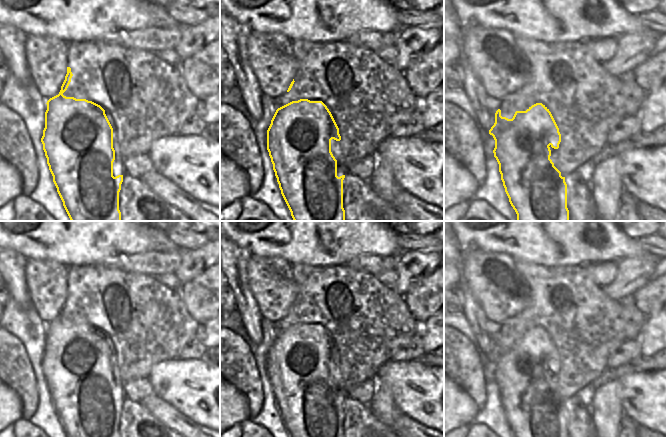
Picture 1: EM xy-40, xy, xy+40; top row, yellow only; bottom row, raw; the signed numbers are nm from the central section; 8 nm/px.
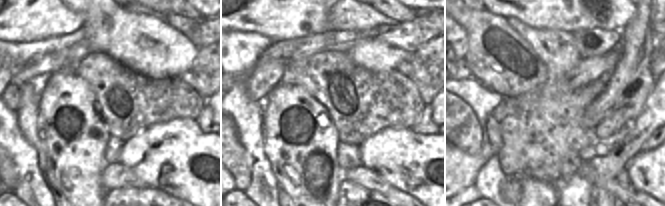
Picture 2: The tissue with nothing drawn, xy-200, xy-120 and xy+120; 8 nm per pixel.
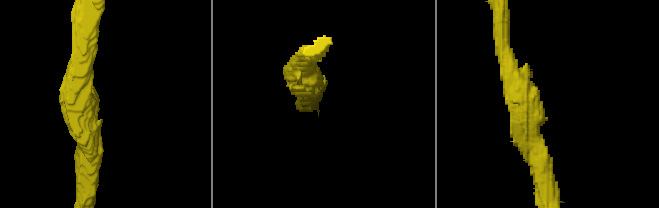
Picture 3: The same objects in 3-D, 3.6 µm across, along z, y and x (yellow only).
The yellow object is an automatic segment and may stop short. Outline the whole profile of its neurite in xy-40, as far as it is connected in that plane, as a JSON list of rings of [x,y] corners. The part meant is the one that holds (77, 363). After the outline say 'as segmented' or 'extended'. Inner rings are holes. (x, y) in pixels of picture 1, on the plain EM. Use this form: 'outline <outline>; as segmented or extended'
outline [[[67,291],[59,318],[46,327],[41,366],[53,406],[67,437],[121,437],[119,416],[123,399],[113,400],[113,352],[100,329],[63,319],[72,300],[71,292]]]; as segmented

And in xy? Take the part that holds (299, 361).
outline [[[300,323],[298,325],[292,325],[280,332],[278,332],[271,344],[271,348],[267,354],[267,374],[273,388],[273,394],[281,414],[281,418],[291,437],[345,437],[343,432],[343,404],[345,399],[337,400],[337,384],[331,376],[331,364],[341,364],[339,358],[339,352],[327,332],[322,325],[310,325],[308,323]]]; as segmented

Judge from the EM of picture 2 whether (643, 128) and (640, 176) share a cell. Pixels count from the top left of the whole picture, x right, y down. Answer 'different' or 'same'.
different

